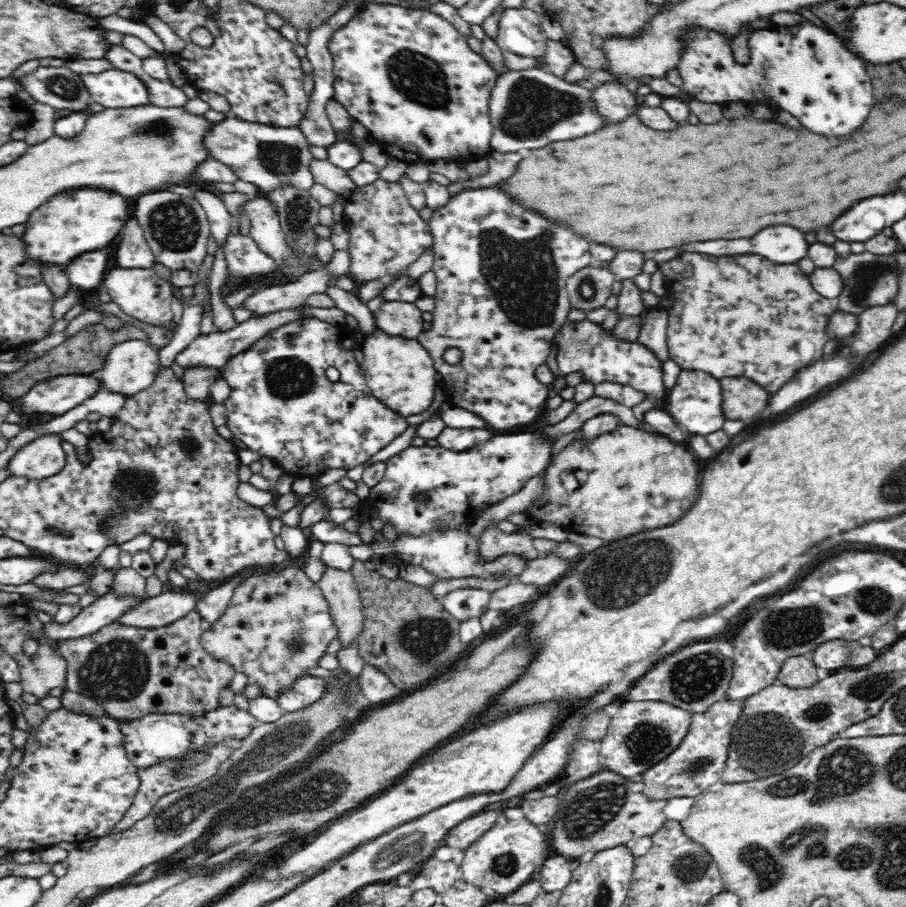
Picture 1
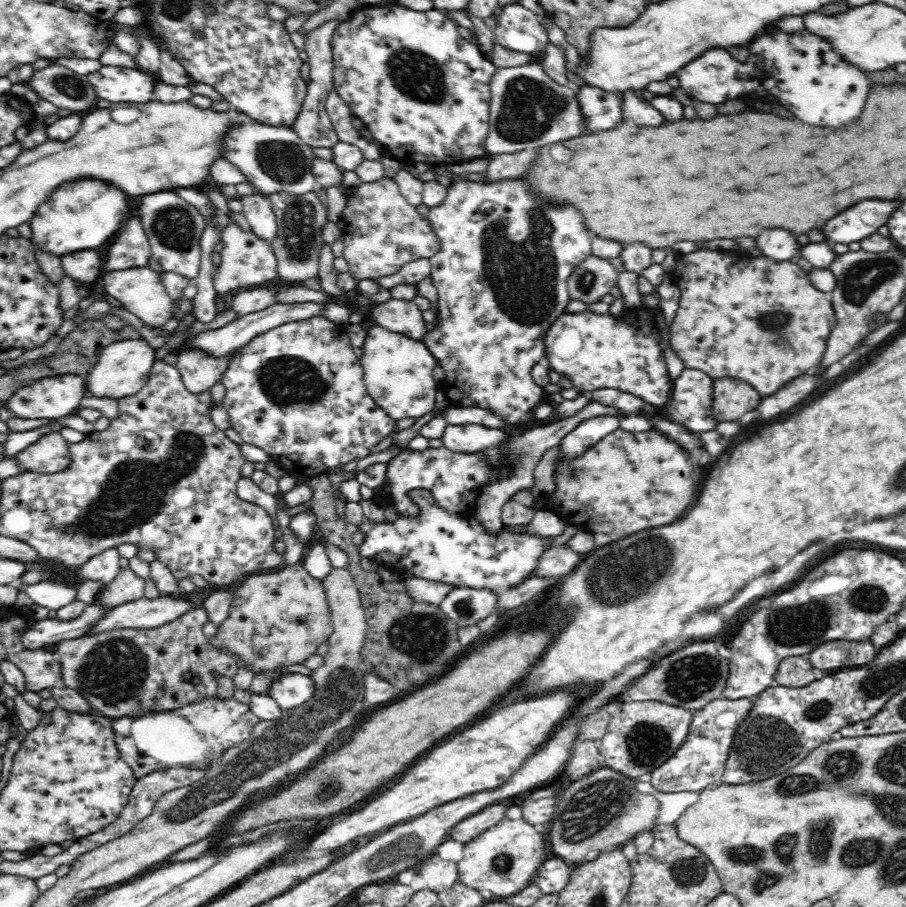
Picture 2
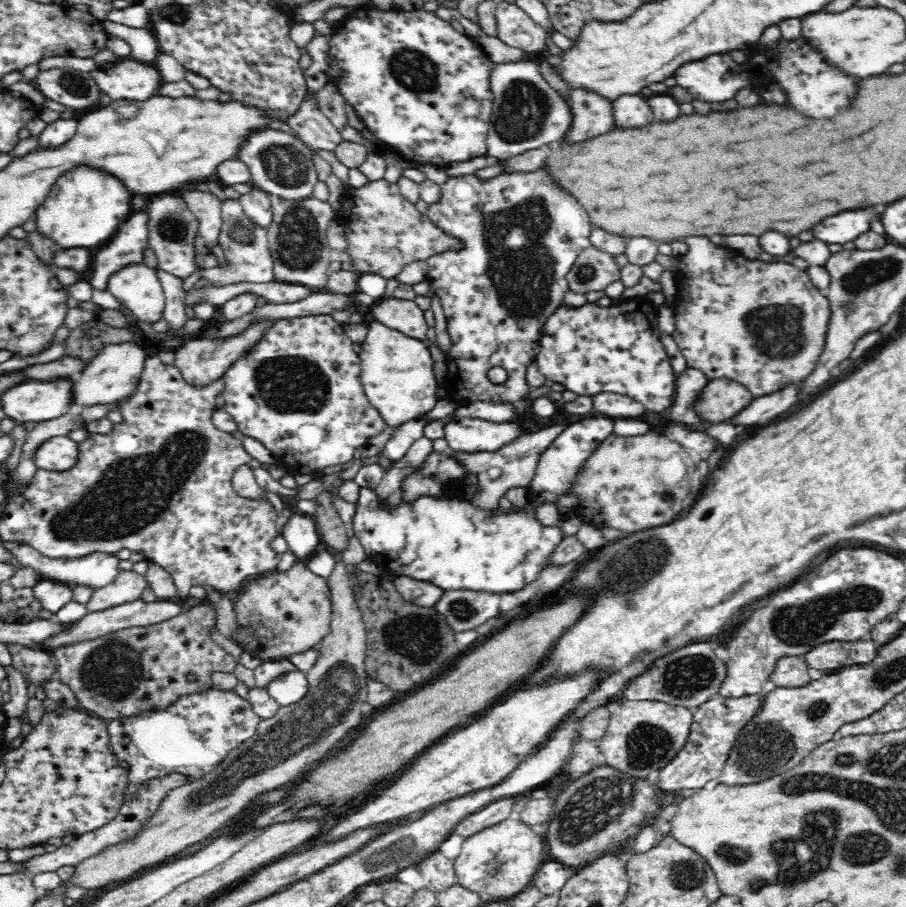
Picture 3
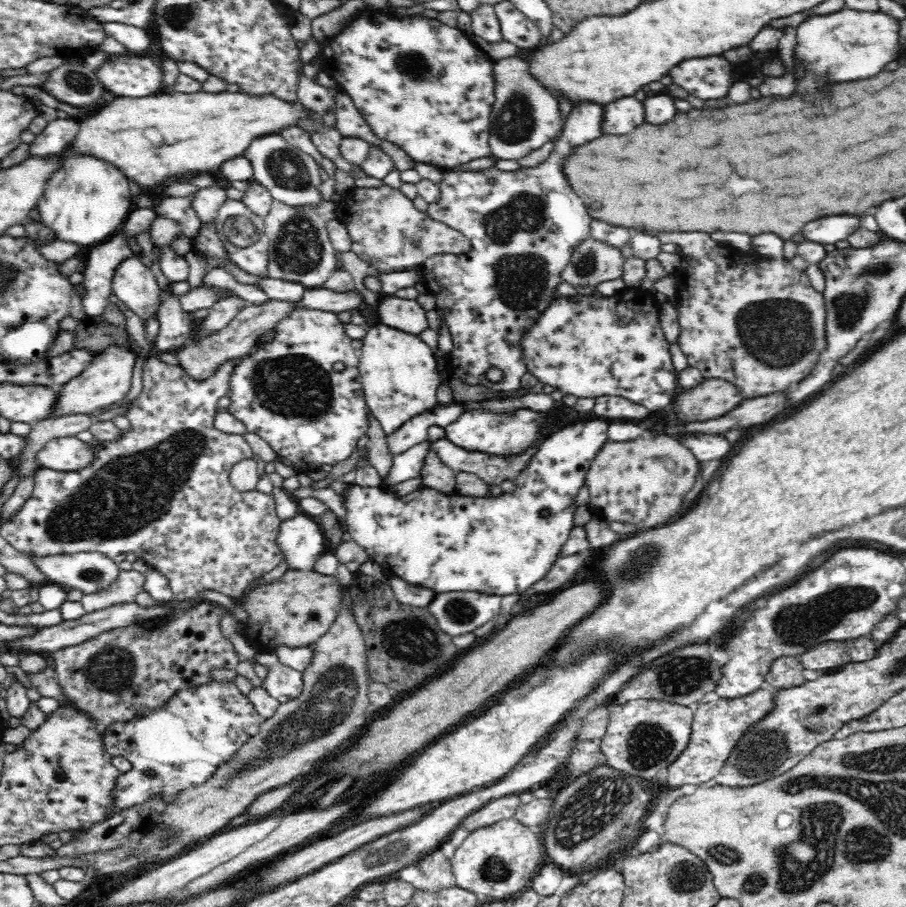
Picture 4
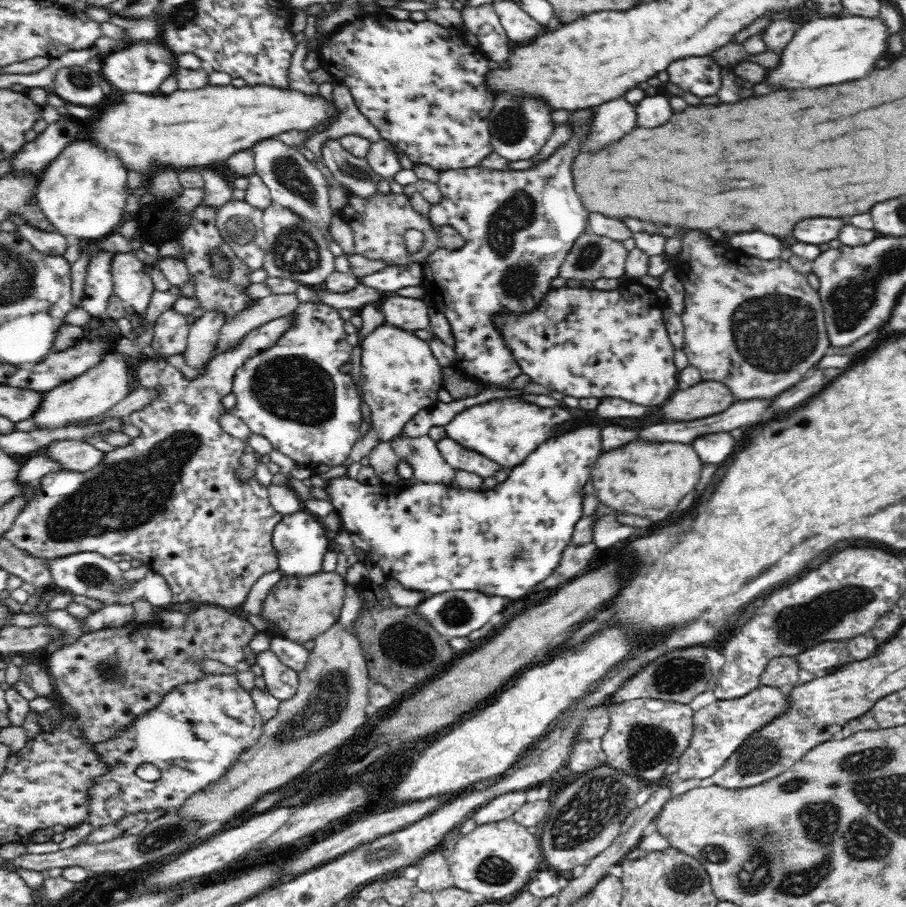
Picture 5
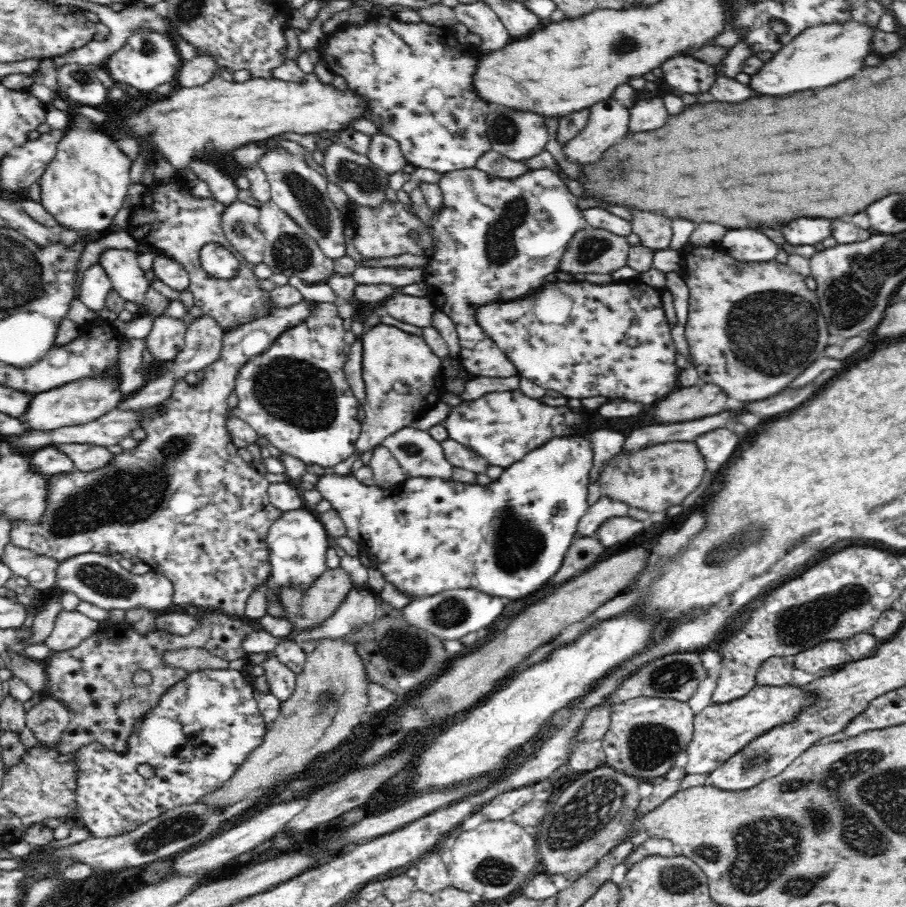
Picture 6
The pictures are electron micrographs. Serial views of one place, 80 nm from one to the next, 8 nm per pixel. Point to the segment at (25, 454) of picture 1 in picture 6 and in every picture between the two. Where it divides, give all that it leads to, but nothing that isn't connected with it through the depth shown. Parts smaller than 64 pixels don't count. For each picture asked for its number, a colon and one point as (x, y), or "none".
2: (50, 453)
3: (61, 453)
4: (67, 454)
5: (74, 456)
6: (87, 457)

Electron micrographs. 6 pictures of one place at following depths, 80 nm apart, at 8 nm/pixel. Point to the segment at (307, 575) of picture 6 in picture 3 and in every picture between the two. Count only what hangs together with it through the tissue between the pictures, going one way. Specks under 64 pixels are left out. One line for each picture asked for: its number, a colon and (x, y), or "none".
3: (301, 533)
4: (301, 541)
5: (299, 540)

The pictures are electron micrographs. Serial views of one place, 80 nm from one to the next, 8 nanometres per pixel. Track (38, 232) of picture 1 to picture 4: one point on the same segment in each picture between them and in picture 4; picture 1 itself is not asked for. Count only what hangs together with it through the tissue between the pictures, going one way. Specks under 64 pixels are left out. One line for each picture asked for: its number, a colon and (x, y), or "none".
2: (81, 214)
3: (85, 206)
4: (86, 199)

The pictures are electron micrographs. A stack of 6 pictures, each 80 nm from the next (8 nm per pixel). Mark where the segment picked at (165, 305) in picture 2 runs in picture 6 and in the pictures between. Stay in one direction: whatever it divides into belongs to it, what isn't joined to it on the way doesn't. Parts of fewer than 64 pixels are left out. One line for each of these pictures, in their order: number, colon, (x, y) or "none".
3: (136, 286)
4: (134, 284)
5: (132, 284)
6: (121, 266)

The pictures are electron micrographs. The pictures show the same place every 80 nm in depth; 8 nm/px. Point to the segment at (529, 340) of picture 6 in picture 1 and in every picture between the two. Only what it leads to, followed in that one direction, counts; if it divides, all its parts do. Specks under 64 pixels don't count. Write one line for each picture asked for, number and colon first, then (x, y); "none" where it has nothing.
1: (583, 346)
2: (594, 351)
3: (618, 348)
4: (588, 346)
5: (584, 342)

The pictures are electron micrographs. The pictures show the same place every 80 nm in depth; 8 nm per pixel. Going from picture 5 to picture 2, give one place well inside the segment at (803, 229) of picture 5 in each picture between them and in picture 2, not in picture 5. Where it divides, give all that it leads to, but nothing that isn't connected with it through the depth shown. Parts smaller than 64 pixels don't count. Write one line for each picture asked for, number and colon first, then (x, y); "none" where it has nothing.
2: (851, 226)
3: (839, 229)
4: (829, 230)

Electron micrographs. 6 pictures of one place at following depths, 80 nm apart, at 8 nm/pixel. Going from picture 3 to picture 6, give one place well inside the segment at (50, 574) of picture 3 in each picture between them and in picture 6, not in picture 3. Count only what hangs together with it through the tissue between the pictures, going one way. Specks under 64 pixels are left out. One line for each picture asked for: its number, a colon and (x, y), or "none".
4: (90, 572)
5: (89, 574)
6: (98, 579)

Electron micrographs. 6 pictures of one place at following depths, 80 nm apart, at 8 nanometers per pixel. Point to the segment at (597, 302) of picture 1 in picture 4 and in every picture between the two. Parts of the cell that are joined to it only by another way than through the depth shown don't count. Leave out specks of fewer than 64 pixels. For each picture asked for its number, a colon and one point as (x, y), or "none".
2: (594, 277)
3: (593, 270)
4: (593, 262)

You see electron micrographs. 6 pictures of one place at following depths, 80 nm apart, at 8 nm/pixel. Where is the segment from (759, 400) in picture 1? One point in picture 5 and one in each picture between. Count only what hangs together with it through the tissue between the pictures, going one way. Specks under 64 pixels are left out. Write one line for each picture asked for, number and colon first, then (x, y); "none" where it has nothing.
2: (730, 398)
3: (720, 399)
4: (712, 398)
5: (707, 398)

